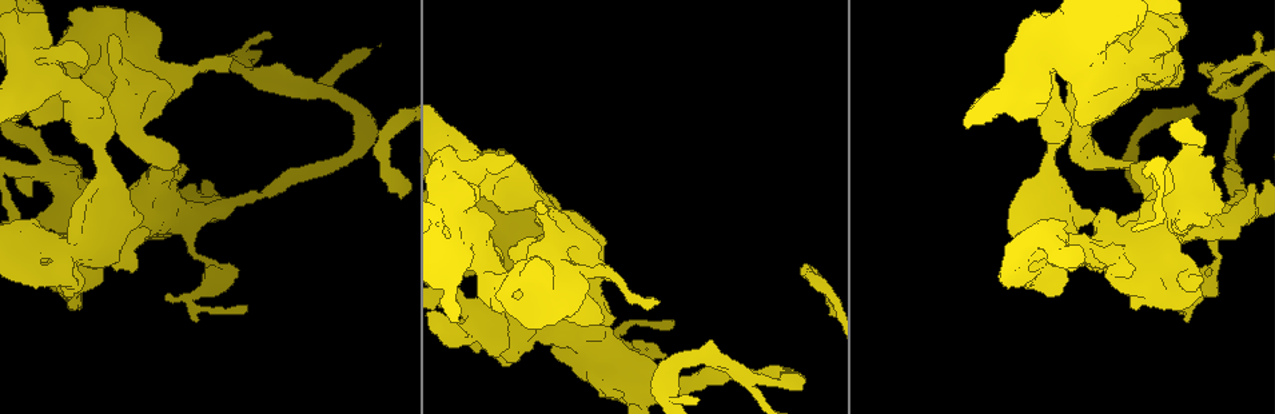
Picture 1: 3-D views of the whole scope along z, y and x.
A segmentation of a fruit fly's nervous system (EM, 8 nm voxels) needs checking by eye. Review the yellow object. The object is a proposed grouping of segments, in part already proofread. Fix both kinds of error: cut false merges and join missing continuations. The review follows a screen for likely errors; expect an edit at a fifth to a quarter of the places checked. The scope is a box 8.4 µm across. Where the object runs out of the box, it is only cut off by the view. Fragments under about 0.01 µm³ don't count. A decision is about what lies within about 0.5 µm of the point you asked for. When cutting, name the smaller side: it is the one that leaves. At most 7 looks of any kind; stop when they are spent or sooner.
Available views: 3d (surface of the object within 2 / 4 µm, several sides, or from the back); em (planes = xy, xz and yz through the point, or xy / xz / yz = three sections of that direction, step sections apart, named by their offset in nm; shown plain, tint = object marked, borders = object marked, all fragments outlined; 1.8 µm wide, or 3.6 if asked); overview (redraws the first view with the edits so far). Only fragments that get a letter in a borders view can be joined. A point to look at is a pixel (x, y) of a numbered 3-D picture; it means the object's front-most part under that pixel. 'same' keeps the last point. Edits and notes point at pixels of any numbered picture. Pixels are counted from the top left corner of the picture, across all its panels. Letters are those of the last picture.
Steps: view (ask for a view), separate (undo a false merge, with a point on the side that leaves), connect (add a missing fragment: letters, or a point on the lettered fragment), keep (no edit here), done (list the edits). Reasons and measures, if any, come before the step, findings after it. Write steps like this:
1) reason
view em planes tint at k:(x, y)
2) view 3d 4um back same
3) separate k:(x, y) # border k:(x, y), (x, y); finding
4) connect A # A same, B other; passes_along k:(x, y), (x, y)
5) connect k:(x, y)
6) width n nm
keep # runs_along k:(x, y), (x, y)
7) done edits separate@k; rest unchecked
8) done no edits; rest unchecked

branch stops here
view 3d 4um at 1:(231, 62)

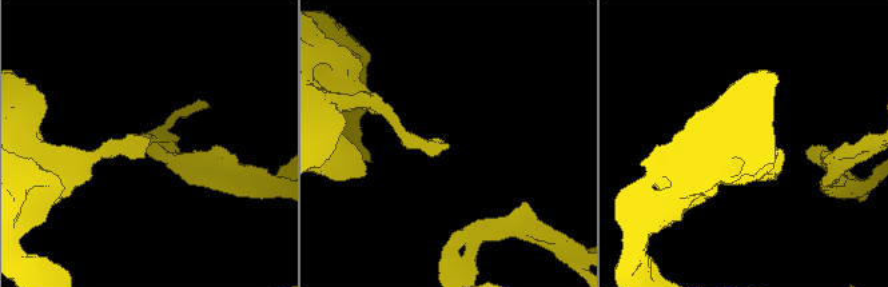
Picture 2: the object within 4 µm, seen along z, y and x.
shape alone is not enough
view em planes borders at 2:(148, 140)

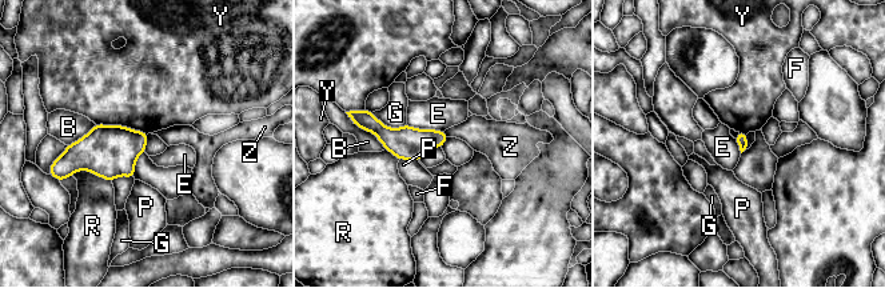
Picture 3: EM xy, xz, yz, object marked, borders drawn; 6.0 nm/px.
keep # B other, E other, F other, G other, P other, R other, Y other, Z other; border 3:(445, 131), (449, 136); none of them fits

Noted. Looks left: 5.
three-way junction
view em yz step 4 borders at 1:(323, 93)

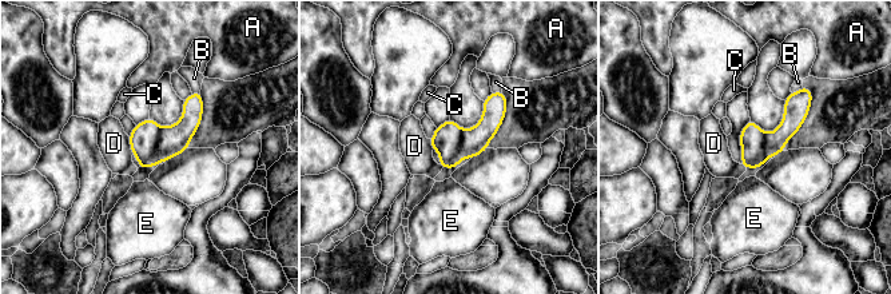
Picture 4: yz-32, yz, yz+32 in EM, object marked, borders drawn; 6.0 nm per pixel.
width 190 nm
keep # A other, B other, C other, D other, E other; runs_along 4:(808, 98), (748, 165); continuous, no second neuron

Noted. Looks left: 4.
sharp bend
view em planes borders at 1:(1218, 266)

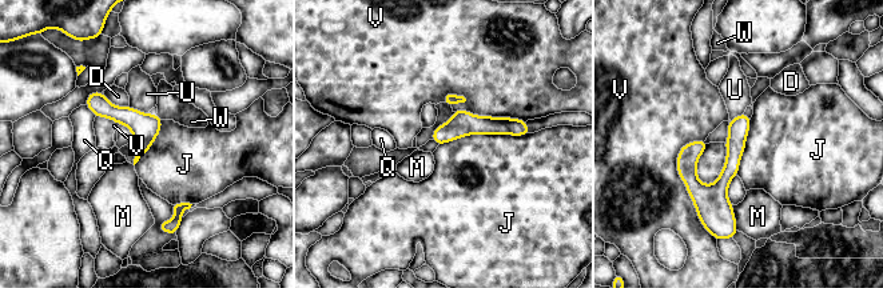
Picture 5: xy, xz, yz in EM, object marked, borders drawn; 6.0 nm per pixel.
keep # D other, J other, M other, Q other, U other, V other, W other; border 5:(529, 134), (465, 135), (438, 146); one neuron here

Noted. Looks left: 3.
done no edits; rest unchecked

